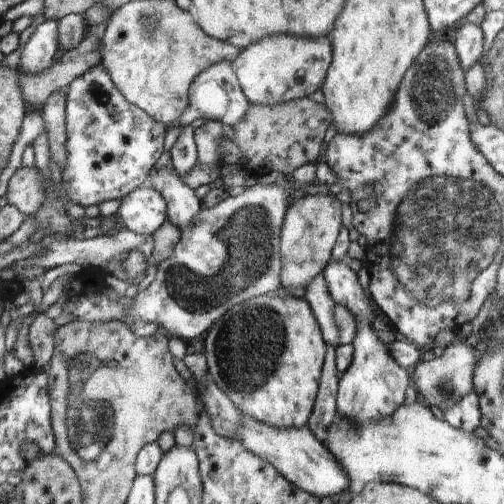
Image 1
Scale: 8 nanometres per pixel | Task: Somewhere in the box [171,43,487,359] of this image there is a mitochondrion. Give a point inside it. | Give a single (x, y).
(431, 91)

